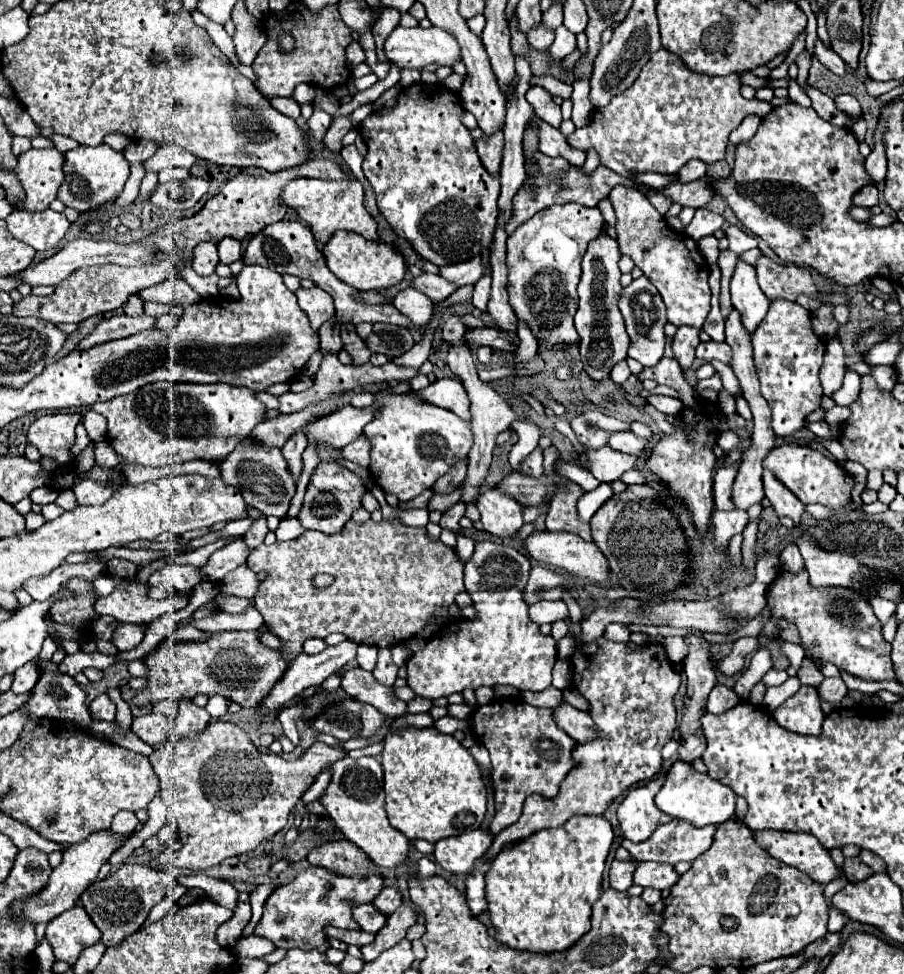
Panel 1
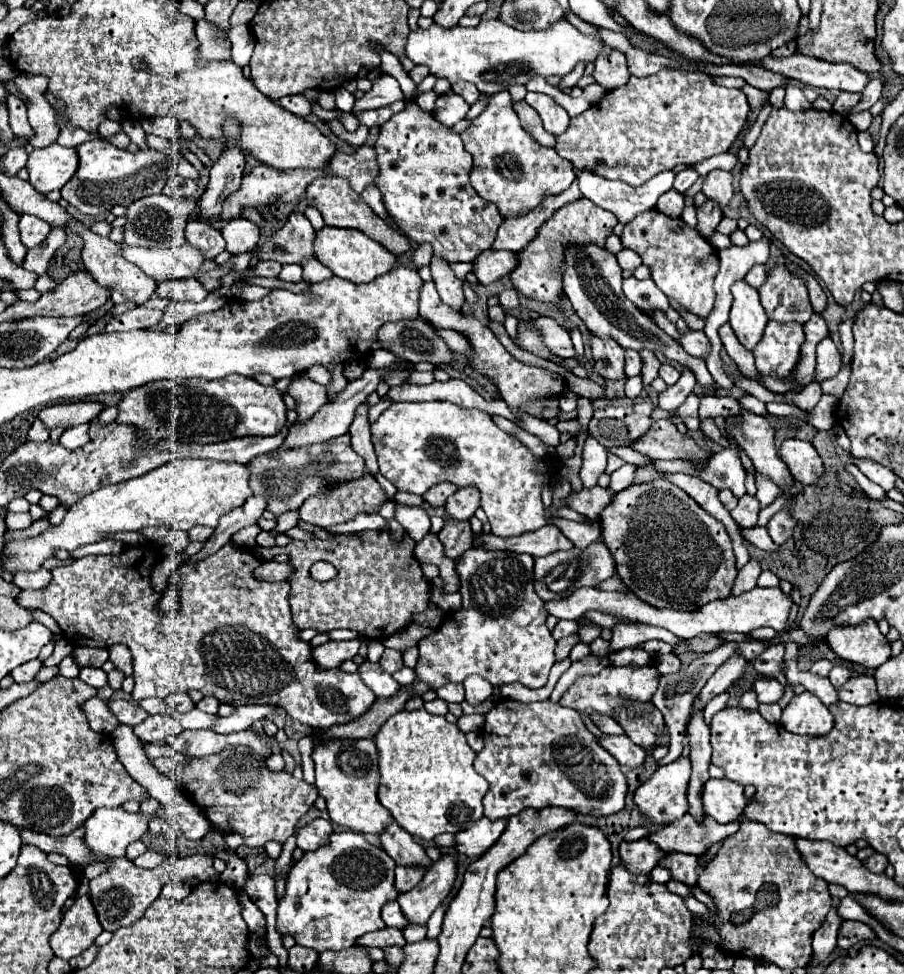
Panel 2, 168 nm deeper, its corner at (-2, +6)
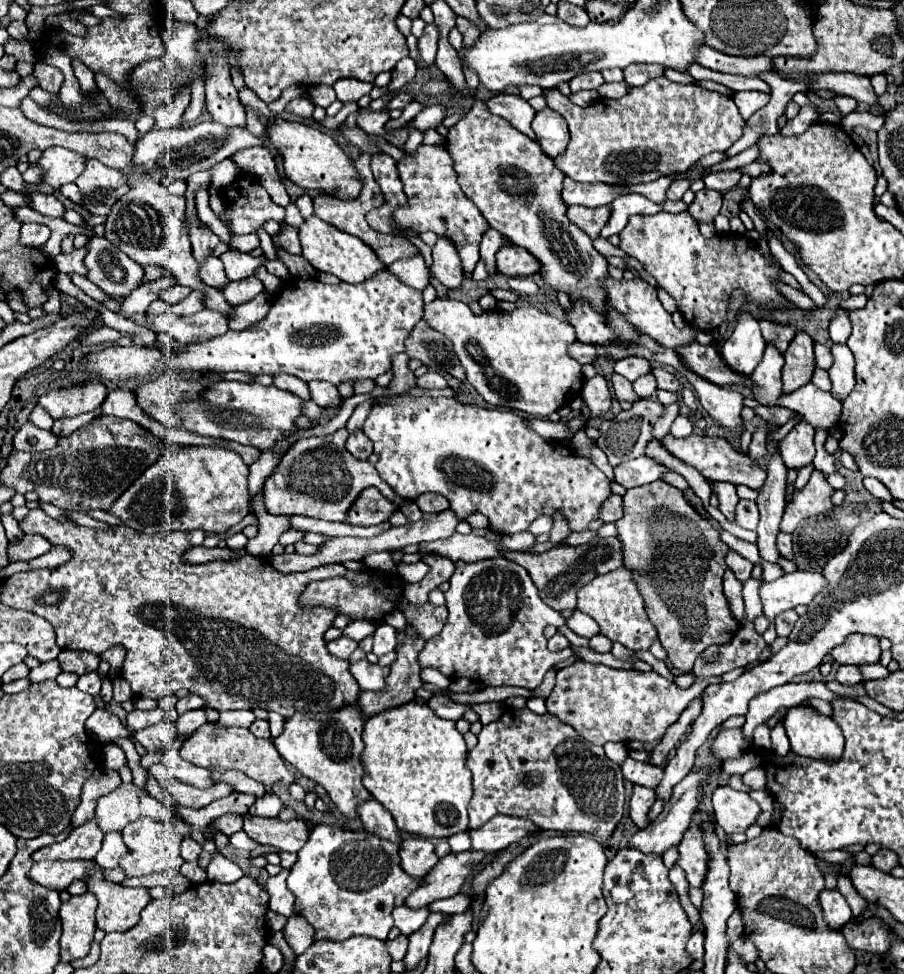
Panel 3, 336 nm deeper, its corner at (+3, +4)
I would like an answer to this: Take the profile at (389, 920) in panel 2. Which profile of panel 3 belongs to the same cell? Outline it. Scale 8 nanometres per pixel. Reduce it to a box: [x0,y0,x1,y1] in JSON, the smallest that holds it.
[393,905,429,935]

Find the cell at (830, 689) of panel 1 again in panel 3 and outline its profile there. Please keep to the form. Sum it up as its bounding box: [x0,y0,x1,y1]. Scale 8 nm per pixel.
[837,665,863,685]

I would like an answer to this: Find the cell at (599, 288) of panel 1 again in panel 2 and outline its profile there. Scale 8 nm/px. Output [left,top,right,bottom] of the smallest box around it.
[590,333,624,379]

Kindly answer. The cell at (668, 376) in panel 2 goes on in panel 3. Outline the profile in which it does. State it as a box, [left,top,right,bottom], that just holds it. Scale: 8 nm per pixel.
[651,369,681,391]

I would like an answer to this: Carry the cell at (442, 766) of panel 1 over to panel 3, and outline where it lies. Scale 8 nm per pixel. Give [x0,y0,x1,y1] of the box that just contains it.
[361,701,473,837]

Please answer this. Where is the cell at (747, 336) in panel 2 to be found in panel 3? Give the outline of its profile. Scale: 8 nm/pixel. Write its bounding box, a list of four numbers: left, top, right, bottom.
[721,313,765,377]

